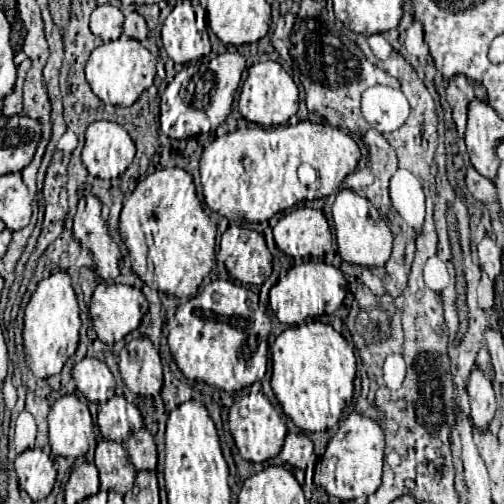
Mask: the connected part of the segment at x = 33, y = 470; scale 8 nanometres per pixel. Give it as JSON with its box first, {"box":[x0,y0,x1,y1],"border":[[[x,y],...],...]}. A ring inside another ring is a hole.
{"box":[15,448,57,500],"border":[[[29,448],[15,460],[15,472],[19,478],[19,488],[23,488],[31,500],[43,500],[51,494],[55,486],[57,470],[49,454],[39,448]]]}

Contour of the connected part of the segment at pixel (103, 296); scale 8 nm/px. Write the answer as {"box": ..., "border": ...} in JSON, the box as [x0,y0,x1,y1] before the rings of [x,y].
{"box":[89,282,145,344],"border":[[[101,282],[91,298],[89,304],[89,312],[91,312],[91,322],[93,328],[97,332],[97,338],[105,344],[115,344],[119,340],[123,340],[129,332],[137,330],[141,320],[143,320],[143,308],[145,304],[145,296],[141,290],[133,288],[133,286],[123,286],[123,284],[105,284]]]}

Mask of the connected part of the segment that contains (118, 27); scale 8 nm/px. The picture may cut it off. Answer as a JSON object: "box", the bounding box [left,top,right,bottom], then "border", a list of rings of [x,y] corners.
{"box":[91,4,124,42],"border":[[[113,4],[97,6],[91,14],[91,32],[103,42],[117,40],[123,32],[124,15]]]}

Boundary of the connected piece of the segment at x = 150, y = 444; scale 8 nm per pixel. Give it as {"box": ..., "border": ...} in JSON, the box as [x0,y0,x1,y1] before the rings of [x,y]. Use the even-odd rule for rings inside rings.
{"box":[125,428,157,472],"border":[[[141,428],[139,432],[135,432],[127,440],[125,448],[127,448],[129,458],[131,458],[131,462],[133,462],[133,466],[137,470],[155,472],[155,466],[157,466],[157,448],[155,448],[153,436],[145,428]]]}

